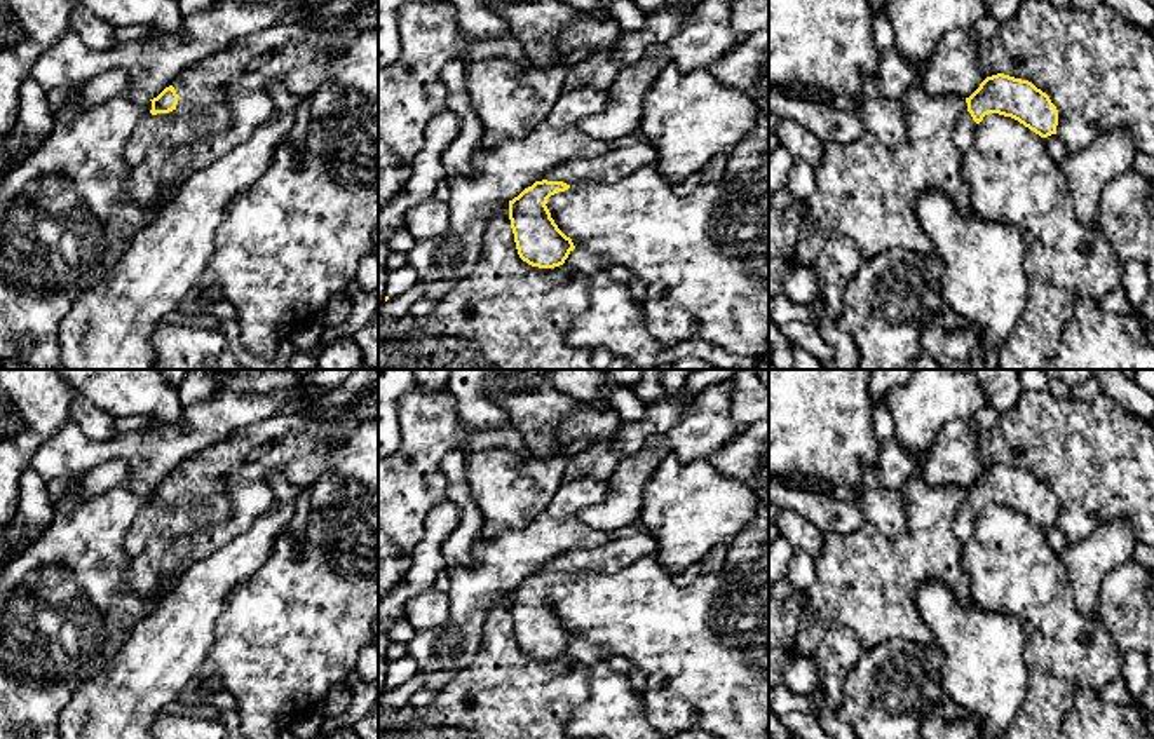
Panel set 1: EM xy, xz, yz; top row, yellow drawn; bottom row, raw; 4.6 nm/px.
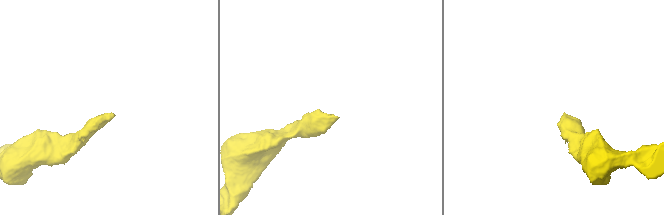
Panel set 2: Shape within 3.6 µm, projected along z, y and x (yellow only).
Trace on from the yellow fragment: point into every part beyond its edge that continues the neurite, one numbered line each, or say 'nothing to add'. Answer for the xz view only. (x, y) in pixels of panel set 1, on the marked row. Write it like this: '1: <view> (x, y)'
1: xz (624, 157)

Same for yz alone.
1: yz (964, 131)

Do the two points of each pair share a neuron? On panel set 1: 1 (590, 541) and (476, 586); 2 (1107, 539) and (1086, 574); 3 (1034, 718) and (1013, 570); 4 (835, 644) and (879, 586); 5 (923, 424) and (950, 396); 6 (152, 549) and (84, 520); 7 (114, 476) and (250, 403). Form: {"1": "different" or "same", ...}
{"1": "same", "2": "same", "3": "same", "4": "different", "5": "same", "6": "different", "7": "different"}

